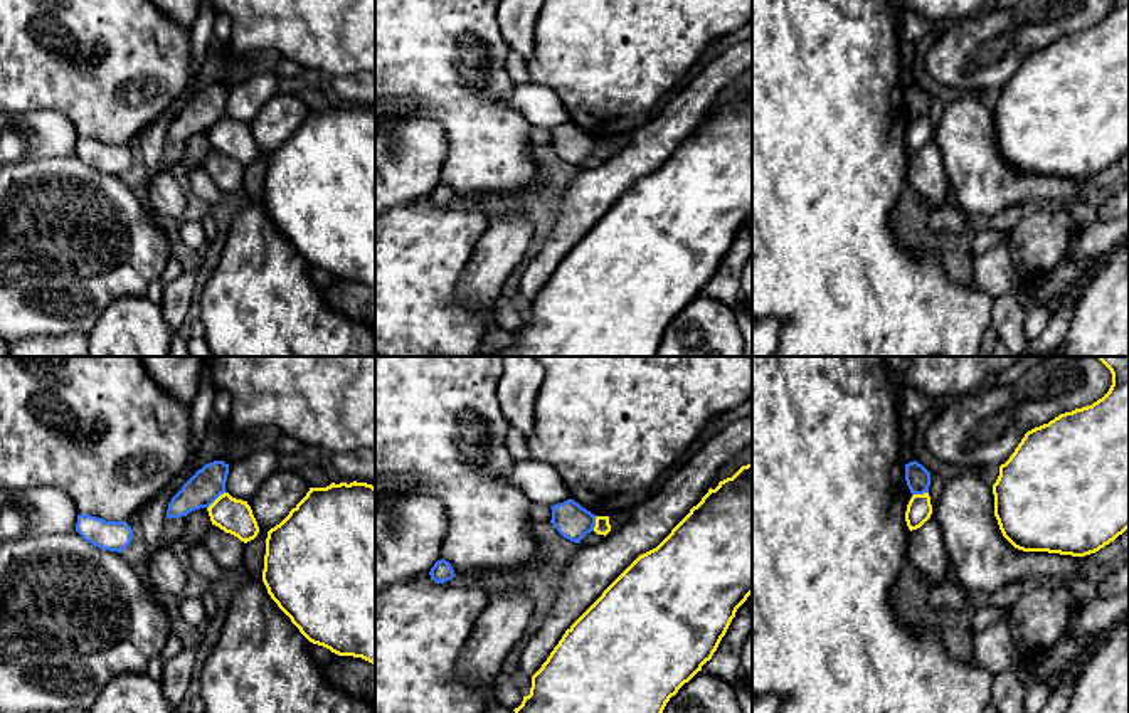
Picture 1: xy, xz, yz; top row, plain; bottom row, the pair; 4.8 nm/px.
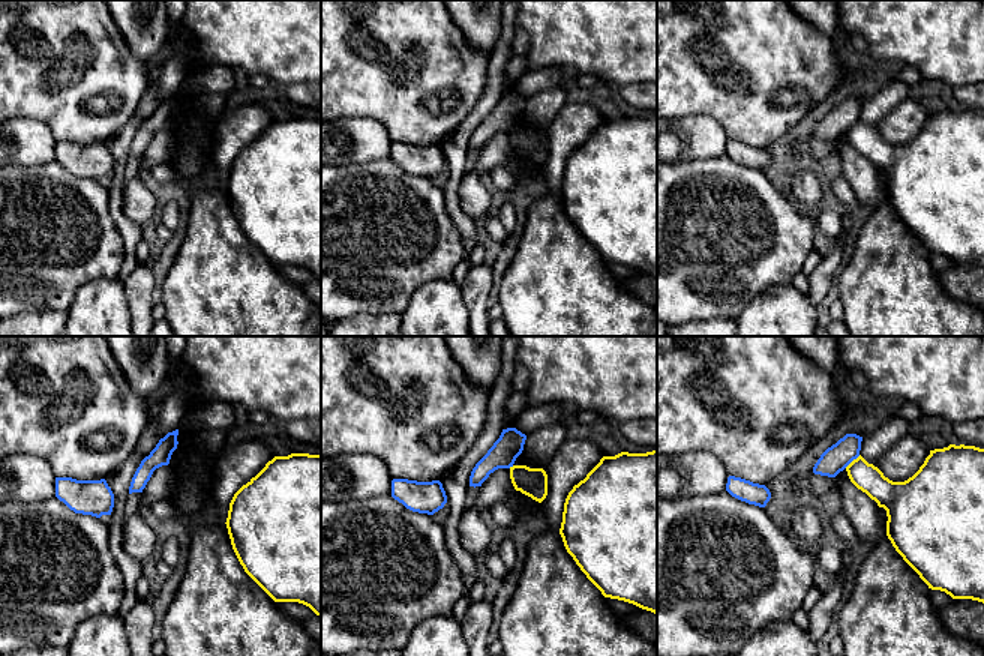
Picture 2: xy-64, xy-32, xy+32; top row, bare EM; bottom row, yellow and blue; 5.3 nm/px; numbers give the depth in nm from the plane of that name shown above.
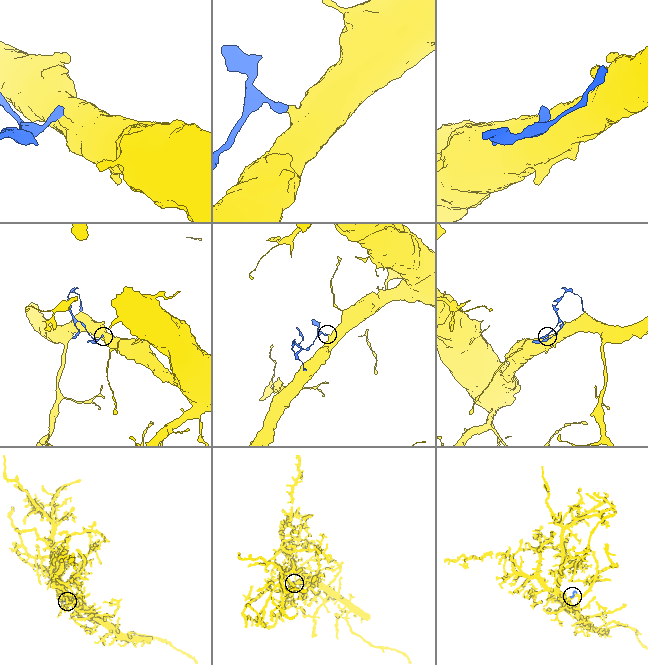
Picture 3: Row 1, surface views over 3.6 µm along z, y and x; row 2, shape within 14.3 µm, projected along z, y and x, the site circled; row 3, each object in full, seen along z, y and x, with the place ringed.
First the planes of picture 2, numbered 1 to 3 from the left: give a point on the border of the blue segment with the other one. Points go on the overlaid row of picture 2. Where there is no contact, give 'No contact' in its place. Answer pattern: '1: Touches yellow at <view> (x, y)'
1: No contact
2: Touches yellow at xy-32 (510, 467)
3: Touches yellow at xy+32 (854, 460)

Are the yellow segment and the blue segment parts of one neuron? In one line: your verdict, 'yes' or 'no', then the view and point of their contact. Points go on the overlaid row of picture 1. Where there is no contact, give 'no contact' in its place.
yes | xy (216, 500)

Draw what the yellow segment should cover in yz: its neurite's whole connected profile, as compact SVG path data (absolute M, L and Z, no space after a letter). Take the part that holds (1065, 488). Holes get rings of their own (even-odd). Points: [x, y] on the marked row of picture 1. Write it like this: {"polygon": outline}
{"polygon": "M1095 356L1112 373L1109 392L1092 405L1060 414L1025 434L993 484L994 516L1003 536L1023 552L1085 557L1129 528L1129 356Z"}

